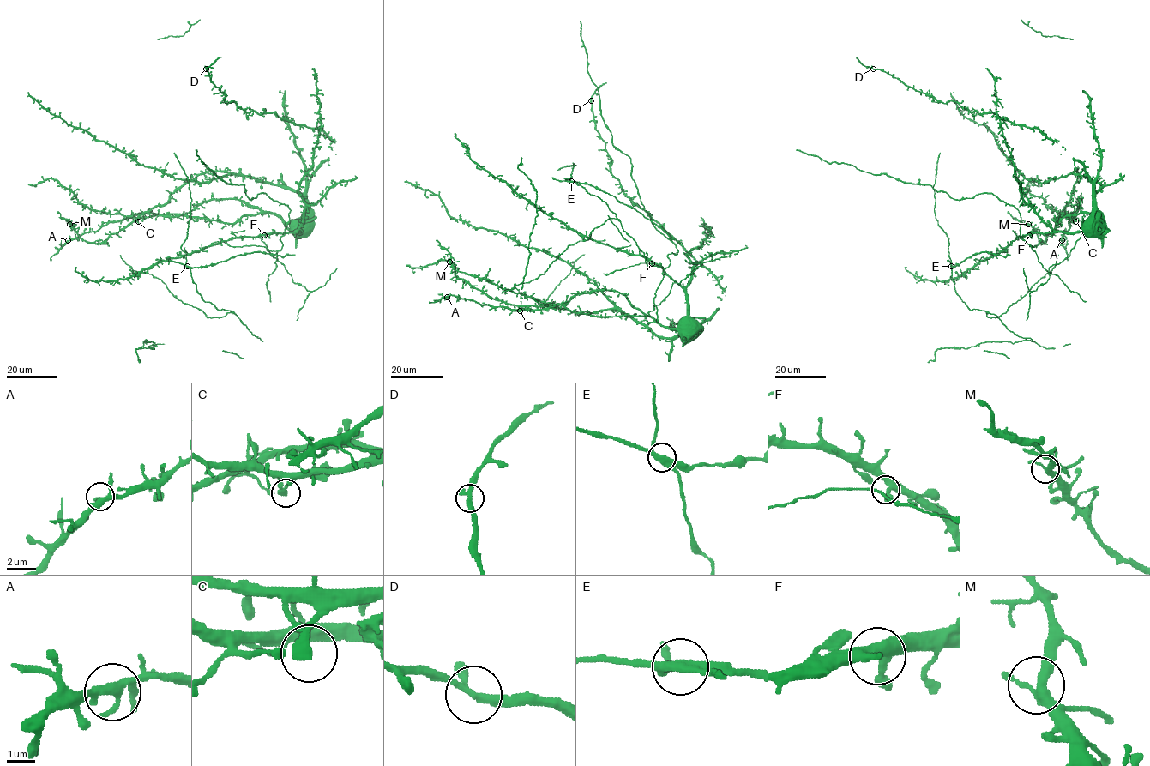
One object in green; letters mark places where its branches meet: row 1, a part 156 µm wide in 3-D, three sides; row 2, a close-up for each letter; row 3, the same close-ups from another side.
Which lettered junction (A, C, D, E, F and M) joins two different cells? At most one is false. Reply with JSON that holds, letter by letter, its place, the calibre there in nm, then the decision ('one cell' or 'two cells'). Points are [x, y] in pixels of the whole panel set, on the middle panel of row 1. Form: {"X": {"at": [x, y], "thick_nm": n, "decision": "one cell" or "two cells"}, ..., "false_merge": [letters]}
{"A": {"at": [447, 297], "thick_nm": 300, "decision": "one cell"}, "C": {"at": [520, 310], "thick_nm": 260, "decision": "one cell"}, "D": {"at": [591, 100], "thick_nm": 240, "decision": "one cell"}, "E": {"at": [571, 181], "thick_nm": 280, "decision": "two cells"}, "F": {"at": [652, 263], "thick_nm": 320, "decision": "one cell"}, "M": {"at": [449, 262], "thick_nm": 300, "decision": "one cell"}, "false_merge": ["E"]}

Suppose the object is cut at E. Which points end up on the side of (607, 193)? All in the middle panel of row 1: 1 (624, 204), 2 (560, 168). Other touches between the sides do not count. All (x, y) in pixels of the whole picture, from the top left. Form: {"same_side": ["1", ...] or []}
{"same_side": ["1"]}

